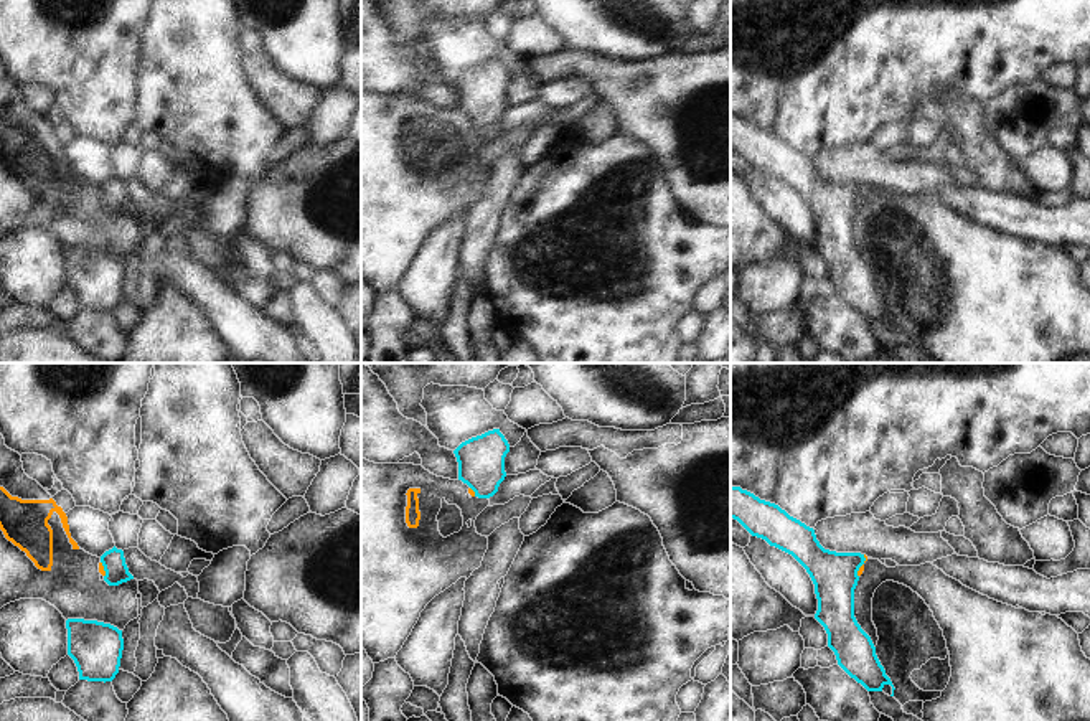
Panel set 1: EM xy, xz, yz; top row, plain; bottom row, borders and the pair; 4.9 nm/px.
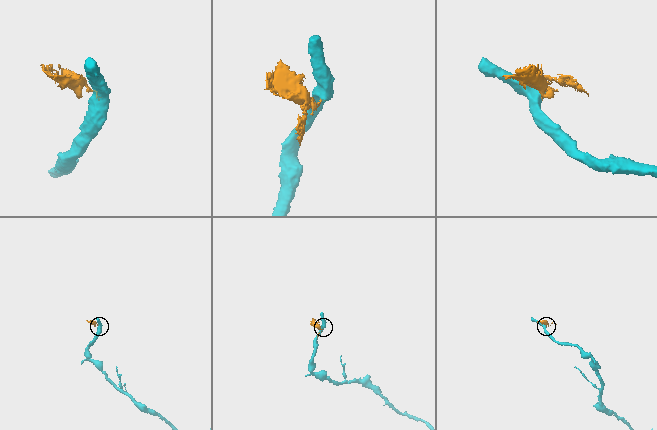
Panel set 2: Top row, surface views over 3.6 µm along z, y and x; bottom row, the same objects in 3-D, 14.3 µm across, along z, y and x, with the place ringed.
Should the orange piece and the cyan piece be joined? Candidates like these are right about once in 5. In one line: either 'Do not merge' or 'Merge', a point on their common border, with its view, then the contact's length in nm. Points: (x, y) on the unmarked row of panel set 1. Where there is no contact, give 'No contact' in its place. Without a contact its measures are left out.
Do not merge. Touches orange at yz (861, 197). Shared border 120 nm.

